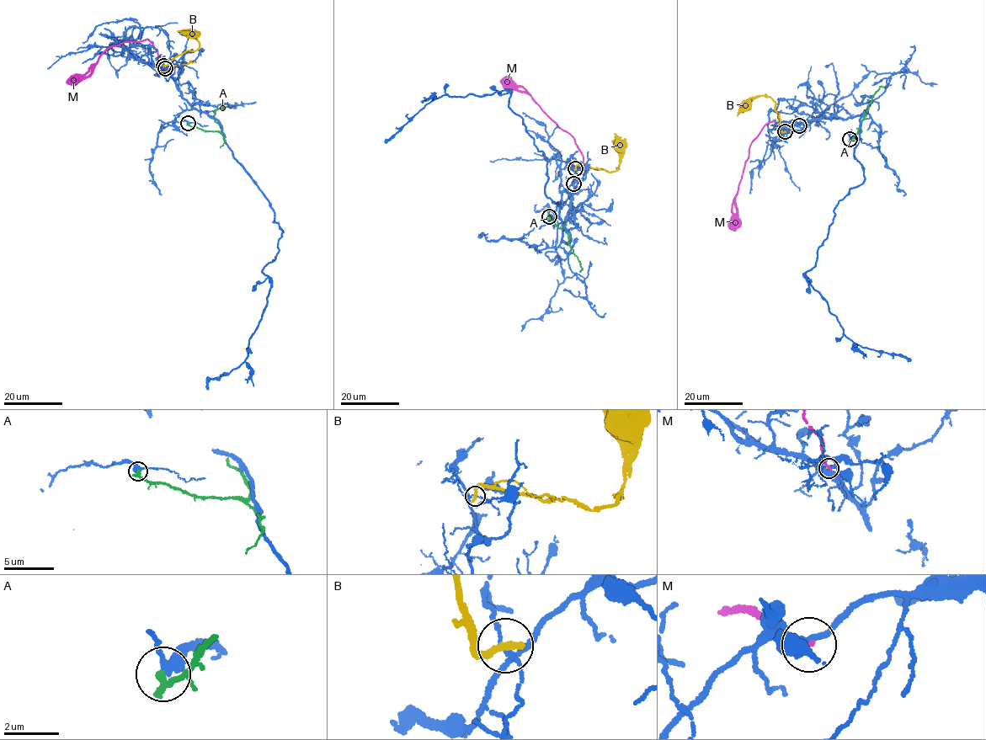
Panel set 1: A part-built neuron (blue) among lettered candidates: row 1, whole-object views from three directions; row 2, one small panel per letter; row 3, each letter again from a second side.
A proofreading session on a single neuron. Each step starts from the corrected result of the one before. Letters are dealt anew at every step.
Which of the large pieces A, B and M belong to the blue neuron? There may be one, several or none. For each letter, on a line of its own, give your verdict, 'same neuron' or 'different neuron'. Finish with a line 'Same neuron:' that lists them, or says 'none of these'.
A: different neuron
B: different neuron
M: different neuron
Same neuron: none of these

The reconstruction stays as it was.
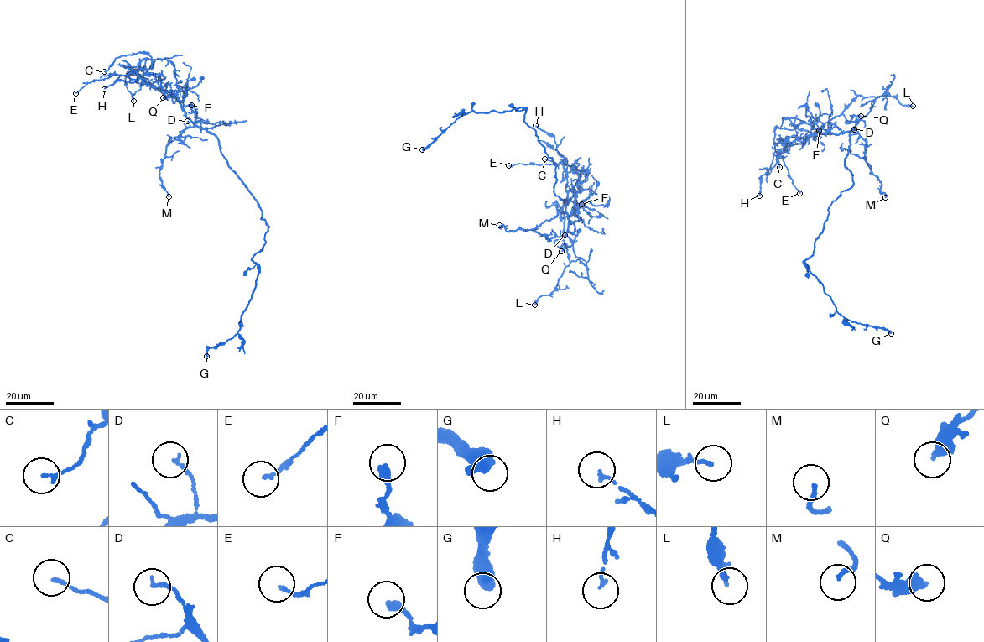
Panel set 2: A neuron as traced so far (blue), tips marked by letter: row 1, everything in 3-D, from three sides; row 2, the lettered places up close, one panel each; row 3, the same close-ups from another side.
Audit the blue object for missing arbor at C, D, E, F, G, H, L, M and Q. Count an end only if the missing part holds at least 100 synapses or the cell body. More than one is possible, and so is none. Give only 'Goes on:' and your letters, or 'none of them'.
Goes on: none of them

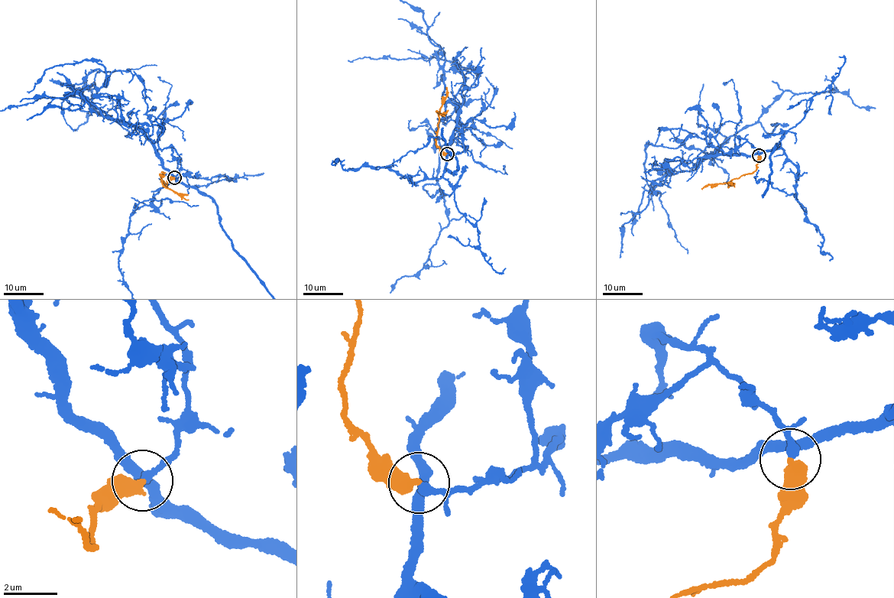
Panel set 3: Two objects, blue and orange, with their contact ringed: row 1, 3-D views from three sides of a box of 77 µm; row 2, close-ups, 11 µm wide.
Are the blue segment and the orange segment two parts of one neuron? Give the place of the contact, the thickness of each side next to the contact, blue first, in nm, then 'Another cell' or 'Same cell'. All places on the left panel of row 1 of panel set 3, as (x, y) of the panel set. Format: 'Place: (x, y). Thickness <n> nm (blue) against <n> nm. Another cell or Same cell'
Place: (174, 177). Thickness 150 nm (blue) against 550 nm. Same cell

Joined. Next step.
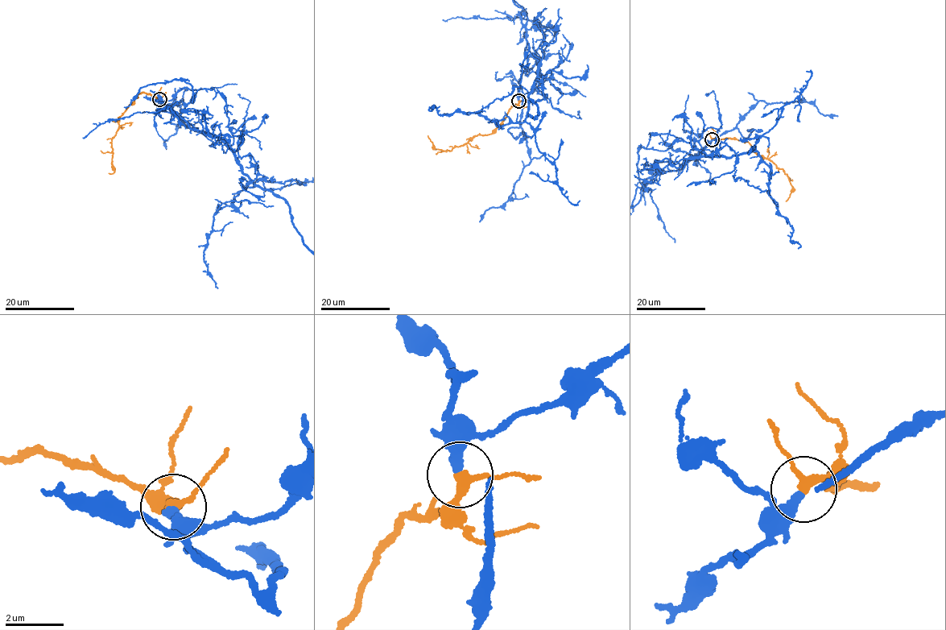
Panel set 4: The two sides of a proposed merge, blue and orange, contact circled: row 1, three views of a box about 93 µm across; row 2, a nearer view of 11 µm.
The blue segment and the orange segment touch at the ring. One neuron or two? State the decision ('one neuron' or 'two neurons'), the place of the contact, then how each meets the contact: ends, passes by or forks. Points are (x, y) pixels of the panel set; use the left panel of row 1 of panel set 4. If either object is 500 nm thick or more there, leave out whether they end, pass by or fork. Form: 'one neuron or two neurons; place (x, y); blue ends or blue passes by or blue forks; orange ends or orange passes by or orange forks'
one neuron; place (159, 99); blue ends; orange passes by

